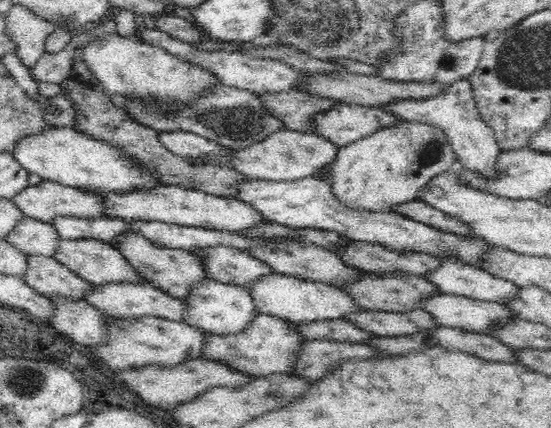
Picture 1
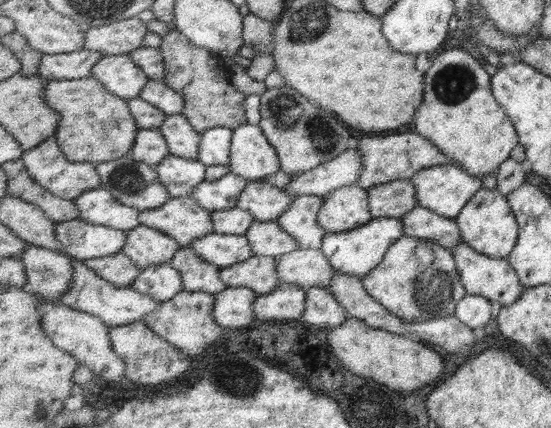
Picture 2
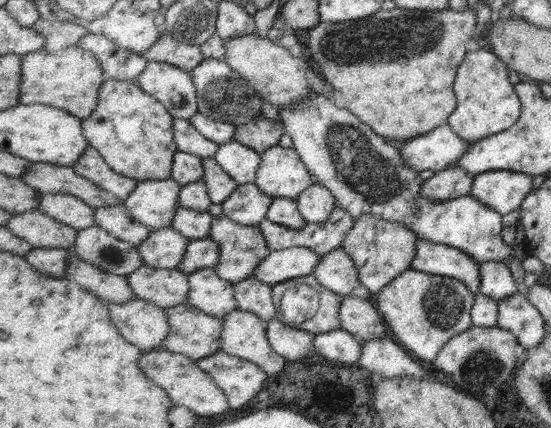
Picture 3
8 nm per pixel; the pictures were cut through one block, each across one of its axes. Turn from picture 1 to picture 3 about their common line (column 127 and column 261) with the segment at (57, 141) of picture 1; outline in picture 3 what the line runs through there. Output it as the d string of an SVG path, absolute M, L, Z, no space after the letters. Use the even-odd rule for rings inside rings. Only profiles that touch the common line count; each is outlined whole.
M279 144L262 154L260 170L254 183L269 196L297 199L314 182L299 153L294 148Z

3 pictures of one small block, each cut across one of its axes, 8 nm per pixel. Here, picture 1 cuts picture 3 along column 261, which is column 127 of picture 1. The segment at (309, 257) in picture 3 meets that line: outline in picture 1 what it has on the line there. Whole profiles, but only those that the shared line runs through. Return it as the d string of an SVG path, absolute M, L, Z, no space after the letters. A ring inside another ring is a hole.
M80 239L80 240L58 240L56 250L52 254L56 260L64 264L66 268L72 269L76 275L80 275L82 279L100 285L112 282L140 282L138 271L134 271L134 267L124 259L122 254L116 251L116 247L112 247L107 242L96 239Z

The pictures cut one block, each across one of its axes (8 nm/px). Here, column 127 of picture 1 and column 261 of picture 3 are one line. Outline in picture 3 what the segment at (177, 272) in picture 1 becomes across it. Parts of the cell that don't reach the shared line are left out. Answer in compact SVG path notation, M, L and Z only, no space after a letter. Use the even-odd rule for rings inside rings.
M224 214L213 217L211 226L210 238L215 240L219 244L219 248L221 248L221 257L216 266L220 276L233 284L253 277L257 268L261 266L261 262L271 253L268 241L261 229L255 225L245 226L244 224L239 224Z

